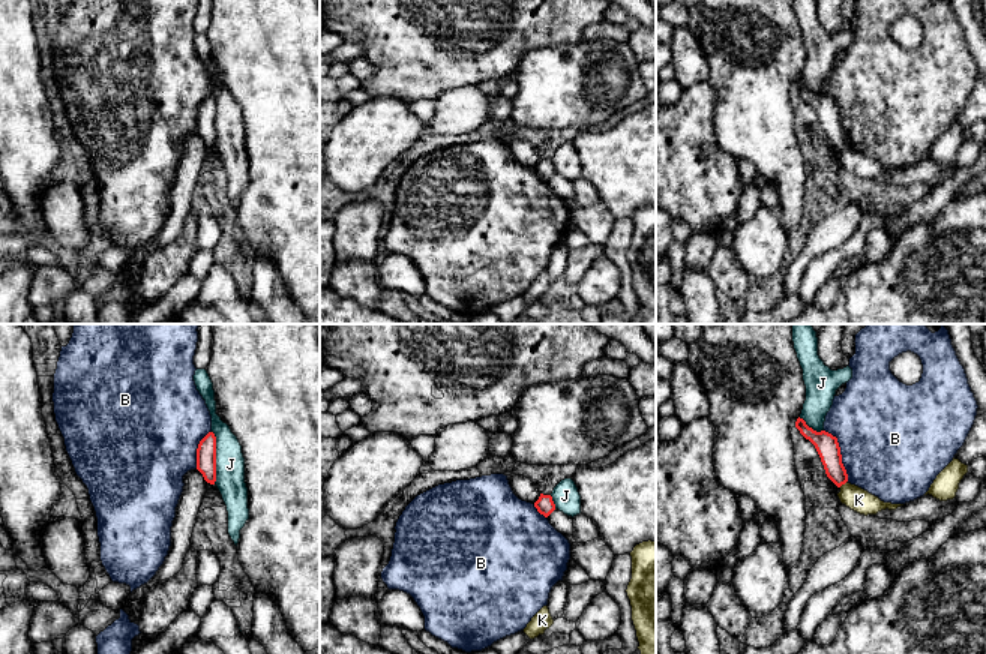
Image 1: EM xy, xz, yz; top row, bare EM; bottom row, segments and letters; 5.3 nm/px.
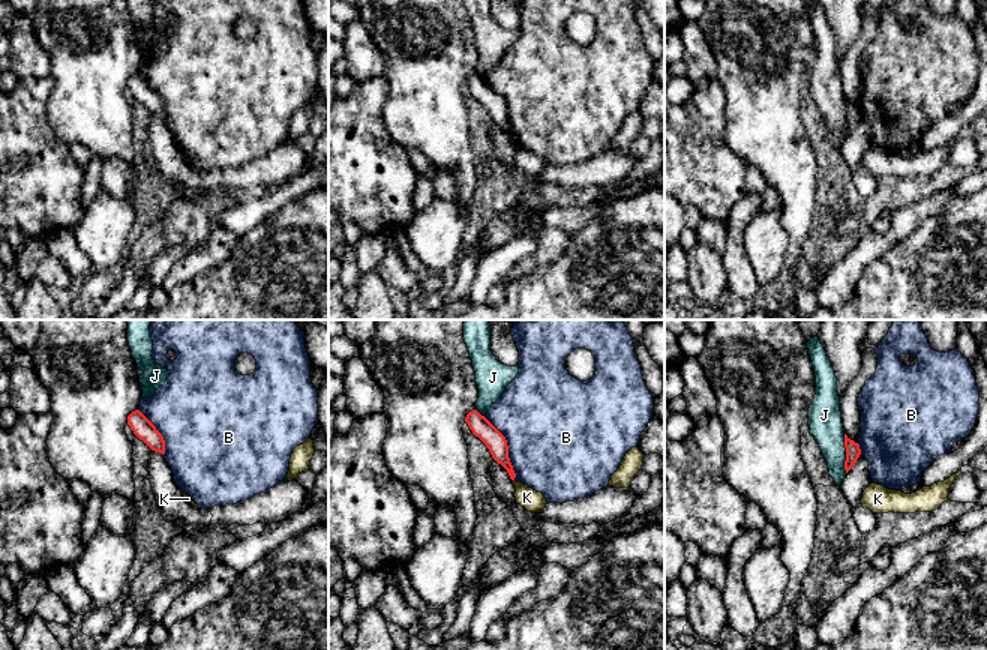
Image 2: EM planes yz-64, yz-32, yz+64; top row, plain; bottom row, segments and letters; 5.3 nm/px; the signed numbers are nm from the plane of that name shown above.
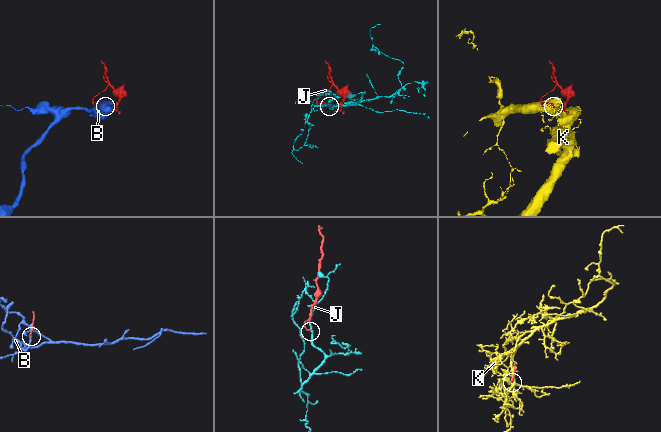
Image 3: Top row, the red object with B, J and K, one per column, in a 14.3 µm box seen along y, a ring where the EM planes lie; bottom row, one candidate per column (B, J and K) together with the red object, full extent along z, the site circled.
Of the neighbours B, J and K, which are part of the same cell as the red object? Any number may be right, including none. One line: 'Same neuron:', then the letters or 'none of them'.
Same neuron: none of them

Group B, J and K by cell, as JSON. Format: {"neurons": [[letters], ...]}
{"neurons": [["B"], ["J"], ["K"]]}

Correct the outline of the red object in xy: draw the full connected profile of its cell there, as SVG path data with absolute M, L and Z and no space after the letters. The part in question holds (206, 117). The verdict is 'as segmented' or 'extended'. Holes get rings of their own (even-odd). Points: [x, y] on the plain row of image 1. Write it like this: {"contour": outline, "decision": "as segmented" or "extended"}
{"contour": "M209 96L198 108L197 134L203 138L207 147L215 148L216 146L216 100L213 96Z", "decision": "as segmented"}

